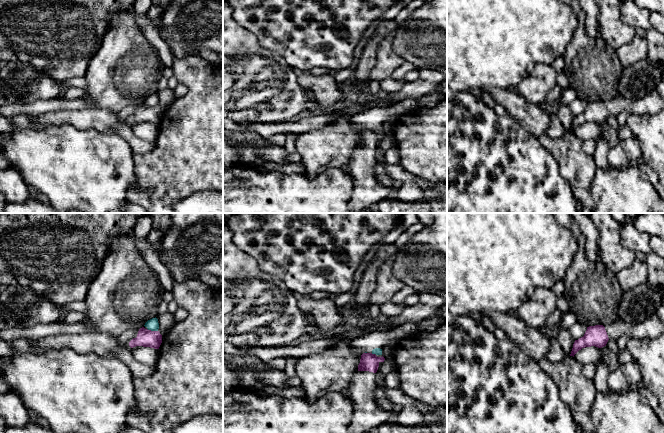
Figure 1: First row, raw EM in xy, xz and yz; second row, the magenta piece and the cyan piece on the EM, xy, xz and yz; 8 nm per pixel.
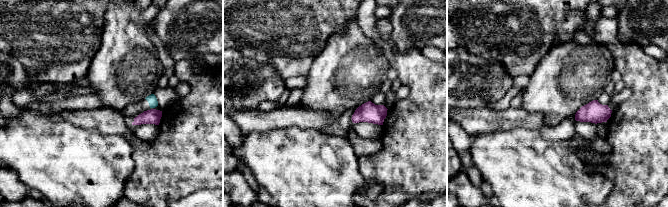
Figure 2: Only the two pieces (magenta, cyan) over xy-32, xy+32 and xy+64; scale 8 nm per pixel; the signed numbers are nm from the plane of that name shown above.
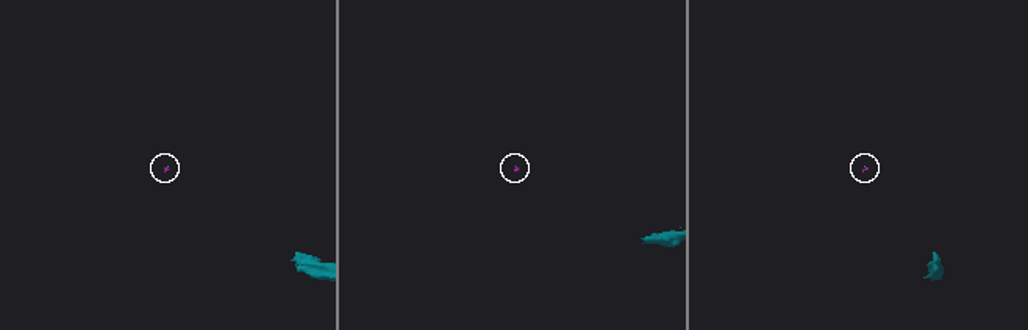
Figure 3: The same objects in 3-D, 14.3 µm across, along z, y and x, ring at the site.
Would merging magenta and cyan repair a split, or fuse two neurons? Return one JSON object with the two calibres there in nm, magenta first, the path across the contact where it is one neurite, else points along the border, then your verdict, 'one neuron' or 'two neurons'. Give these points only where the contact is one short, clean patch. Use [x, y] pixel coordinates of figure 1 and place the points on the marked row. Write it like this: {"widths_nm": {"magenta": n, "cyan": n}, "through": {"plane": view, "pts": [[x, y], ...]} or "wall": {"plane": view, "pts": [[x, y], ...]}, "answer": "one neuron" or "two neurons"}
{"widths_nm": {"magenta": 140, "cyan": 90}, "wall": {"plane": "xy", "pts": [[147, 328], [157, 331]]}, "answer": "two neurons"}

